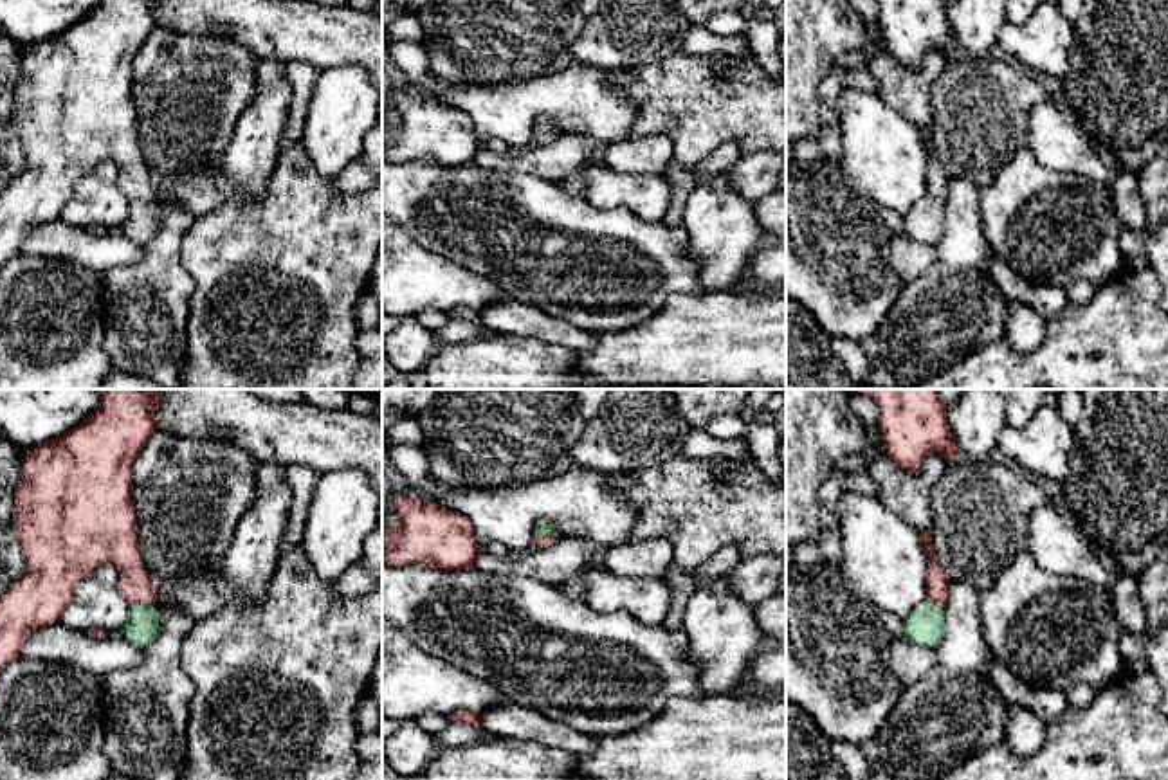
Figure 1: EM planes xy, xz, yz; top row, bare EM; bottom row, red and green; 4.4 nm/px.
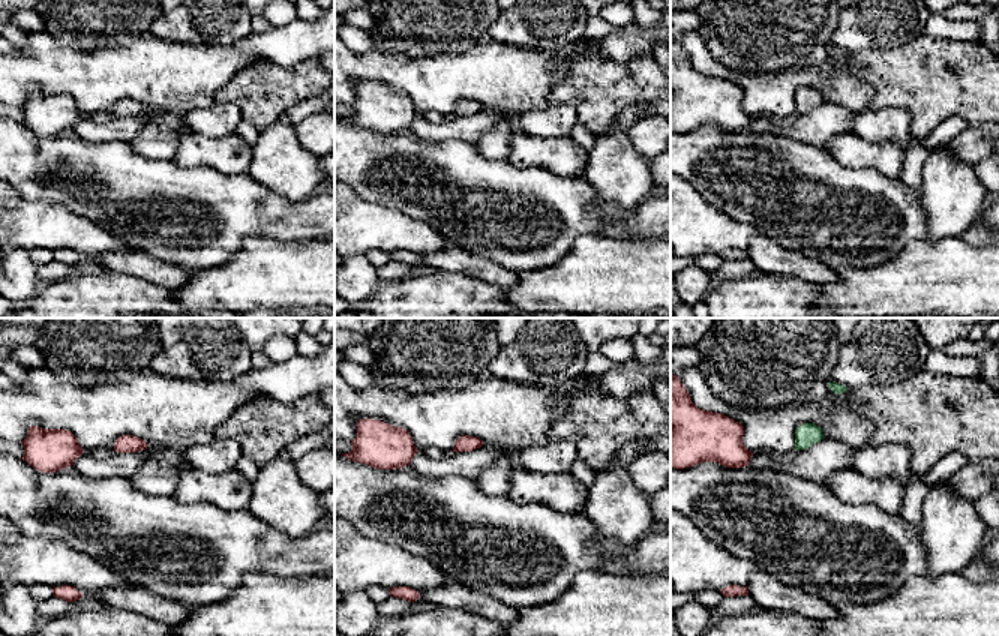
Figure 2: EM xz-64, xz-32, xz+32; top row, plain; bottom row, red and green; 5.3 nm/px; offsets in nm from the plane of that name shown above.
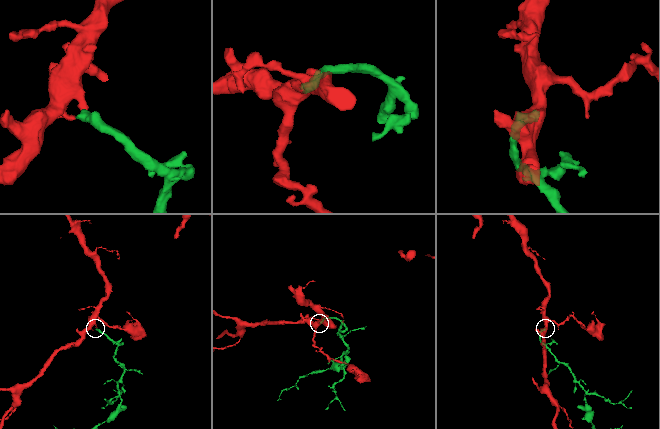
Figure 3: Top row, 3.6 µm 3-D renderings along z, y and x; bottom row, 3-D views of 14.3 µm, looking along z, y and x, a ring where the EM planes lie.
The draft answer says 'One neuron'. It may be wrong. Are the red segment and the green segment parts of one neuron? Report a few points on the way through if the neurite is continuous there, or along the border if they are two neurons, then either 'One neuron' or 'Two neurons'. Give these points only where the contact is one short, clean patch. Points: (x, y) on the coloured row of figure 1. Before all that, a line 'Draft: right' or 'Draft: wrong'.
Draft: right
Path across: xy (121, 552), (132, 570), (141, 604), (141, 625). One neuron

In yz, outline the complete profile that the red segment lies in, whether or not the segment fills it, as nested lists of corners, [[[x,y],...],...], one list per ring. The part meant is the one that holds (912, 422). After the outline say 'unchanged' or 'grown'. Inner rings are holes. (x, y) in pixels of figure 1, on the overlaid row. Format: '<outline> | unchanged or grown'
[[[854,389],[871,396],[880,409],[878,429],[892,461],[917,472],[928,454],[955,461],[957,447],[948,427],[948,411],[939,389]]] | unchanged

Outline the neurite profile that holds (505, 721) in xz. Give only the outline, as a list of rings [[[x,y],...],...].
[[[512,703],[485,708],[479,713],[481,730],[497,739],[532,740],[544,748],[555,748],[573,757],[597,749],[593,735],[548,719],[541,712]]]

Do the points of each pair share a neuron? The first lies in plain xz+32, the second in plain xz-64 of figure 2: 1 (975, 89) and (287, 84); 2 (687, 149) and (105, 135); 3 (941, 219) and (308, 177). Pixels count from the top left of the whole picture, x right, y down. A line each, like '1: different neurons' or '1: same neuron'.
1: same neuron
2: different neurons
3: same neuron

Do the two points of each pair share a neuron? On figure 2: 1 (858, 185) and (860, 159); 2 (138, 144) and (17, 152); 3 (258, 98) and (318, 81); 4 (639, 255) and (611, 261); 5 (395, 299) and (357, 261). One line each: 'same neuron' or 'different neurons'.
1: different neurons
2: different neurons
3: same neuron
4: same neuron
5: different neurons

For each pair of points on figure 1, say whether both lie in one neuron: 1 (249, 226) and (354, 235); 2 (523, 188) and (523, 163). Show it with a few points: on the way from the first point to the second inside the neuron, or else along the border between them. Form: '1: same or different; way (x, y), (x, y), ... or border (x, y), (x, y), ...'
1: same; way (274, 235), (328, 235)
2: different; border (482, 166), (492, 172), (527, 172), (557, 184)

